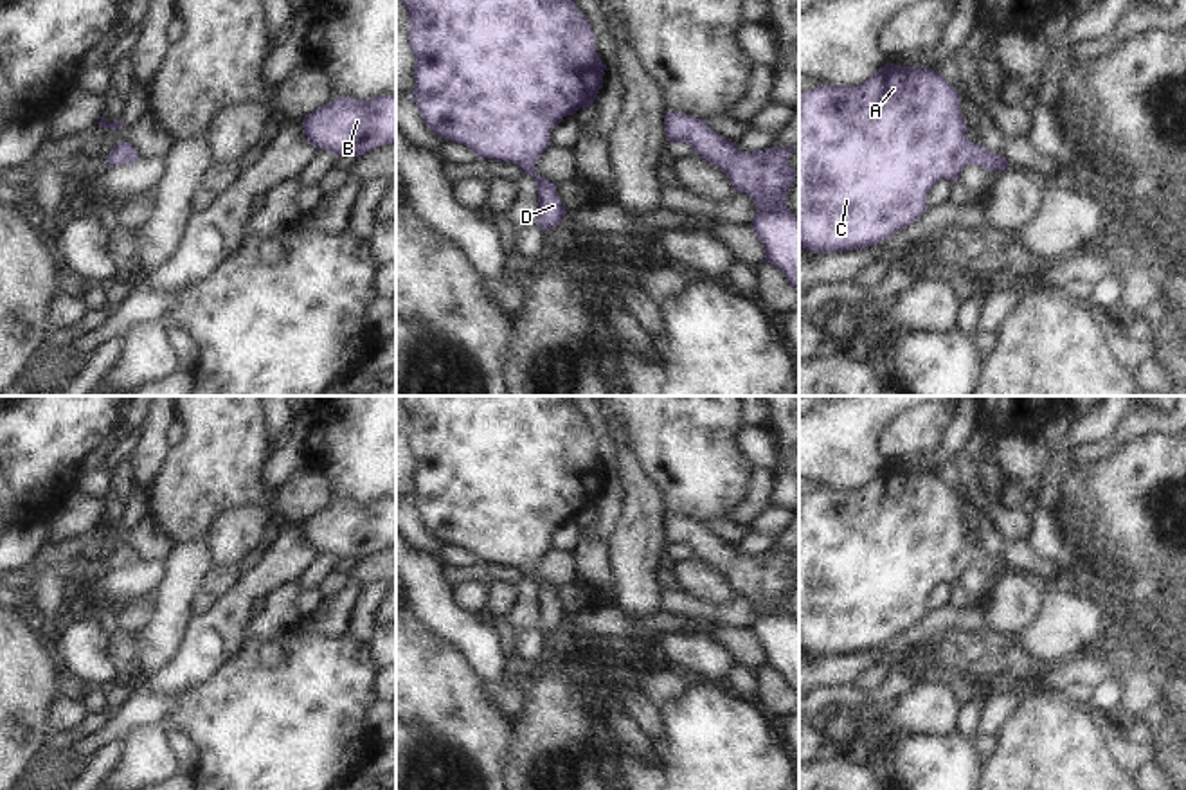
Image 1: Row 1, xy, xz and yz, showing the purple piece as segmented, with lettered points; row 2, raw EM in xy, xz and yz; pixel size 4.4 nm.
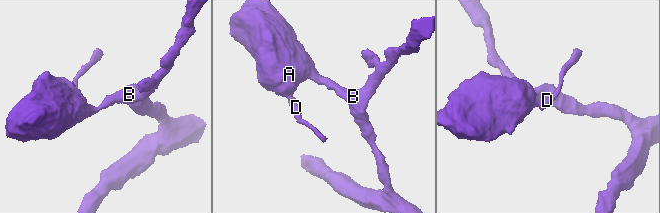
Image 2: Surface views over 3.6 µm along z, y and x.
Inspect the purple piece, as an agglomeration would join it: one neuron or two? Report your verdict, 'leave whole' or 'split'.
leave whole

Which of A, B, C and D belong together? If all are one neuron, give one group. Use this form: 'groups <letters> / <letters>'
groups A B C D

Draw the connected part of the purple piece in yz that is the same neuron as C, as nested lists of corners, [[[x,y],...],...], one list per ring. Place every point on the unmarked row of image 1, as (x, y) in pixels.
[[[885,466],[873,480],[857,489],[833,489],[821,488],[813,493],[799,497],[799,650],[812,653],[813,657],[846,655],[878,648],[887,644],[894,635],[905,632],[918,623],[929,610],[925,603],[932,588],[945,581],[956,583],[968,567],[975,567],[993,576],[997,572],[1010,572],[1004,560],[986,554],[981,545],[970,545],[968,527],[965,525],[959,511],[959,495],[950,489],[938,473],[925,470],[900,470]]]

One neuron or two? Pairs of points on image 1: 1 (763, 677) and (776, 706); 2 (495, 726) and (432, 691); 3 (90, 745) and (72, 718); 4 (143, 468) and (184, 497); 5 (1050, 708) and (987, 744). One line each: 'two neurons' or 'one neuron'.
1: one neuron
2: one neuron
3: two neurons
4: two neurons
5: two neurons

